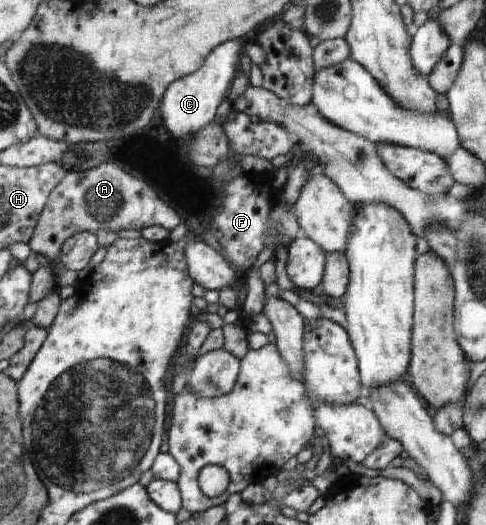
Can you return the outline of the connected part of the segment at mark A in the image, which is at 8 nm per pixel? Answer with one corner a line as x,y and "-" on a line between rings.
103,163
86,171
72,171
64,177
64,185
56,187
44,217
39,217
35,235
29,241
34,253
42,254
57,265
62,255
63,244
76,233
87,231
95,234
99,229
121,231
150,226
162,226
171,232
183,218
176,210
164,202
142,179
137,179
113,163

